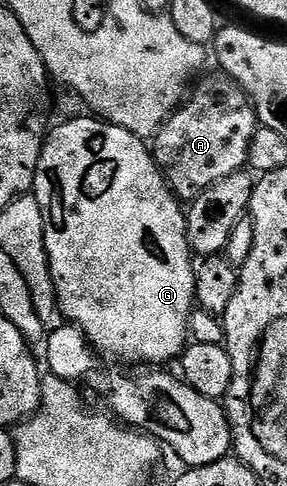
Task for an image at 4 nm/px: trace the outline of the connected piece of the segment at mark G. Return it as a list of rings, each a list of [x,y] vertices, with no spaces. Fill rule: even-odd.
[[[101,117],[90,118],[94,119],[70,119],[67,121],[67,123],[60,124],[58,128],[55,126],[53,130],[47,134],[46,144],[42,146],[42,156],[38,162],[38,172],[34,178],[34,186],[32,188],[33,194],[38,196],[38,198],[42,201],[48,201],[48,199],[50,199],[50,205],[48,201],[48,206],[45,208],[45,217],[48,220],[48,226],[46,228],[46,249],[48,261],[50,262],[51,267],[51,277],[55,281],[55,291],[58,294],[60,310],[65,318],[69,320],[71,324],[73,324],[73,326],[81,327],[87,340],[89,340],[89,342],[93,344],[93,346],[97,348],[99,352],[102,350],[104,354],[111,355],[111,357],[114,359],[123,359],[123,361],[126,363],[146,363],[142,365],[166,365],[166,362],[168,362],[169,359],[177,360],[179,356],[181,356],[182,352],[186,350],[188,340],[190,339],[190,317],[196,310],[196,283],[198,281],[198,277],[196,274],[196,259],[192,254],[192,248],[190,245],[190,236],[186,234],[186,211],[184,210],[183,204],[180,202],[178,196],[175,195],[174,192],[170,190],[170,187],[166,184],[166,178],[162,176],[162,170],[159,169],[157,161],[154,160],[151,148],[147,146],[147,144],[146,147],[144,144],[142,144],[145,143],[143,136],[134,135],[128,129],[117,127],[115,123],[107,123],[106,120]]]

